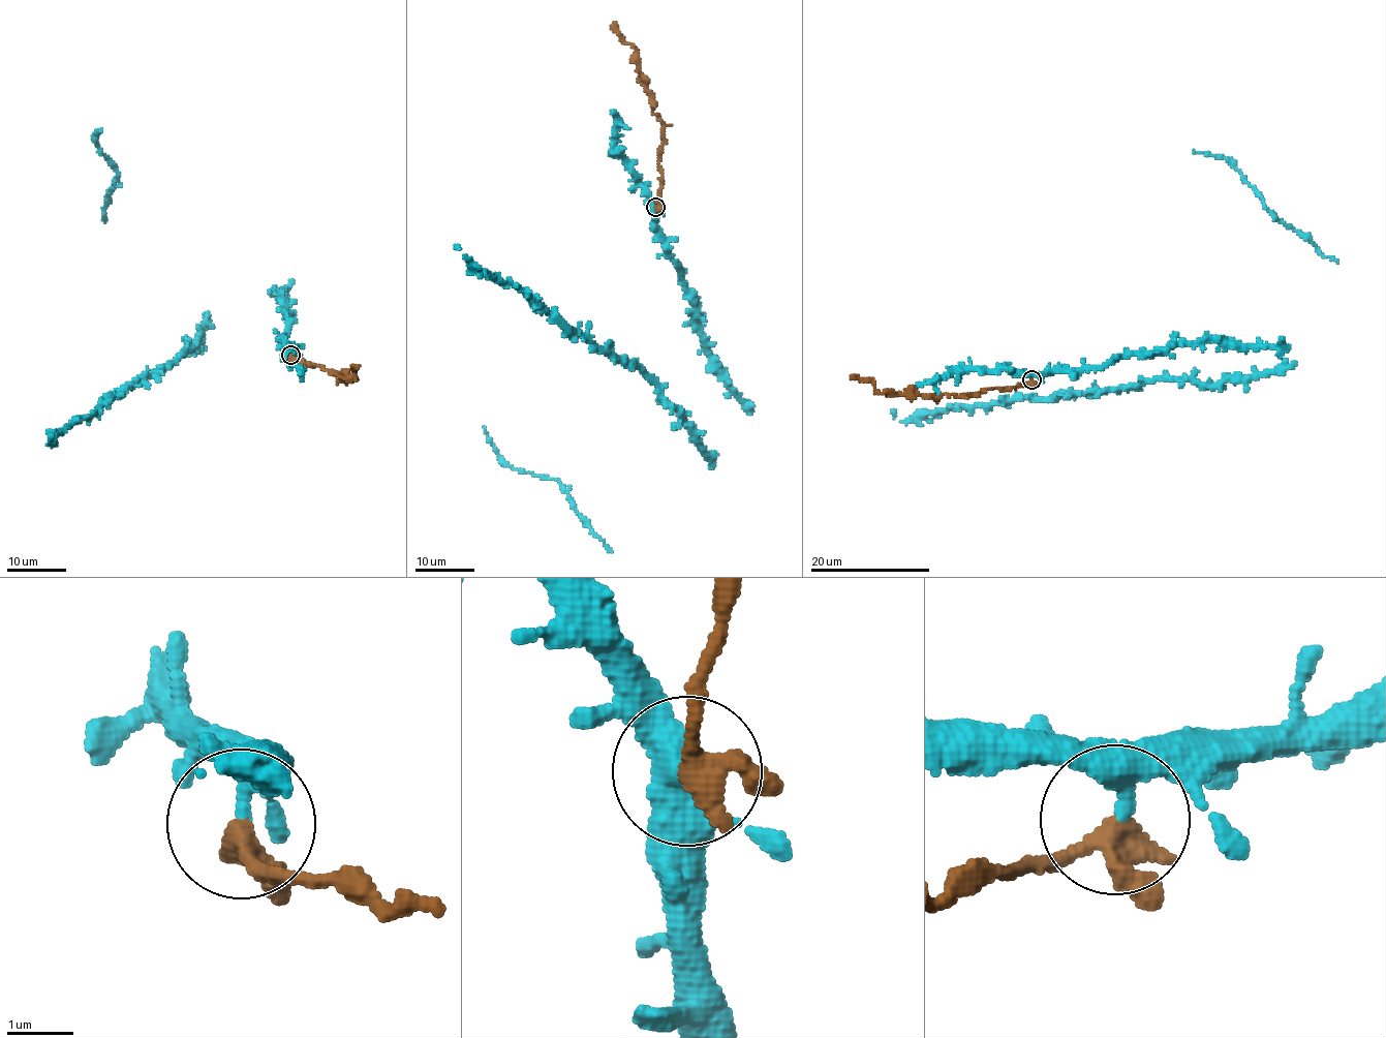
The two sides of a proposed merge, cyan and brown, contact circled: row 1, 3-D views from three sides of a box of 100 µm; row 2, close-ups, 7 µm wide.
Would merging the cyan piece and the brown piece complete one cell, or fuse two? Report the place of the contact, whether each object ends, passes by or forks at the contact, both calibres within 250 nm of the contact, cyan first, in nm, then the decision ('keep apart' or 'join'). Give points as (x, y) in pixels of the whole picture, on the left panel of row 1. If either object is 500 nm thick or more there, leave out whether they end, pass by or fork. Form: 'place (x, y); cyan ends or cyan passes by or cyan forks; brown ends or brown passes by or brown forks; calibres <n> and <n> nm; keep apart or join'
place (290, 355); cyan passes by; brown passes by; calibres 280 and 280 nm; keep apart

